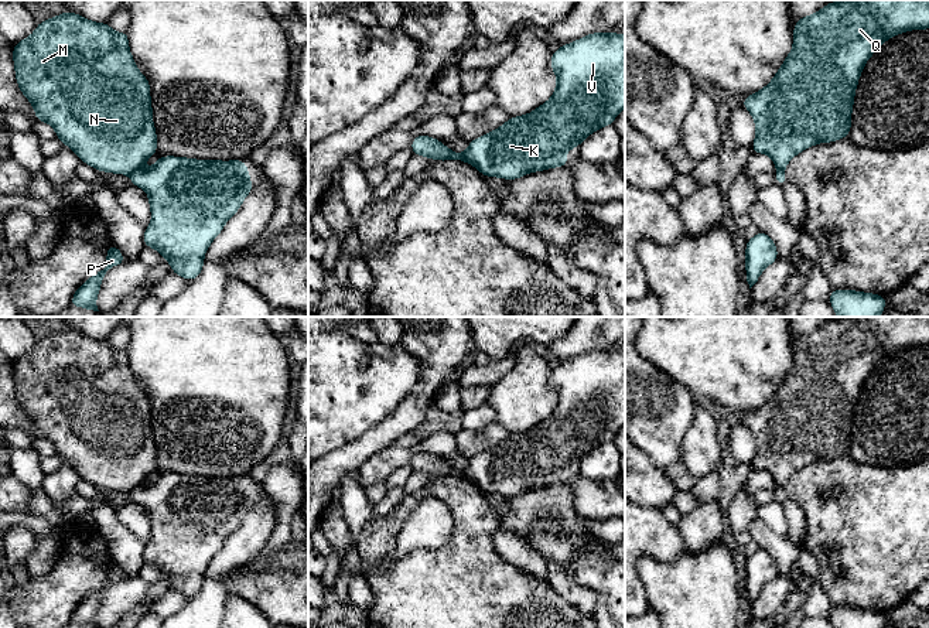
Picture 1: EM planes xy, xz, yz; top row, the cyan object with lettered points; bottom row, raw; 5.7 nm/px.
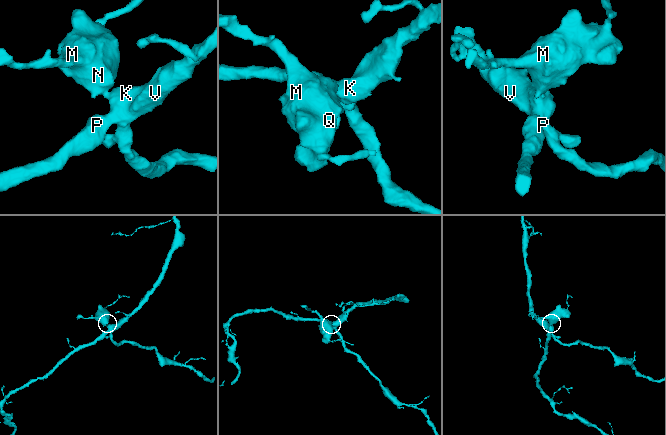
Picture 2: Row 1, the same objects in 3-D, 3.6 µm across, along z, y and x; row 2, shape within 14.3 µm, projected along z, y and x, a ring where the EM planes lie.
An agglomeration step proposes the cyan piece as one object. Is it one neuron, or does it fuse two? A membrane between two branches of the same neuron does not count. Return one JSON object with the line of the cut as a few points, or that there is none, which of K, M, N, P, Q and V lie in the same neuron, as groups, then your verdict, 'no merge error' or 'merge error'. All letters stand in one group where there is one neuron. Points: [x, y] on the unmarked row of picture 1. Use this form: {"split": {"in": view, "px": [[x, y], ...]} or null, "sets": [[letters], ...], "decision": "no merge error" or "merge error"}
{"split": {"in": "xy", "px": [[140, 484], [130, 492]]}, "sets": [["K", "P", "V"], ["M", "N", "Q"]], "decision": "merge error"}

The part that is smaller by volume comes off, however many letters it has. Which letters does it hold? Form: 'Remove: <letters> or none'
Remove: M, N, Q

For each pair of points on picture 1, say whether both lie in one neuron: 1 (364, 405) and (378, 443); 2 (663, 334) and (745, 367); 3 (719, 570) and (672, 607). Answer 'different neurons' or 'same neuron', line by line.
1: different neurons
2: same neuron
3: same neuron

